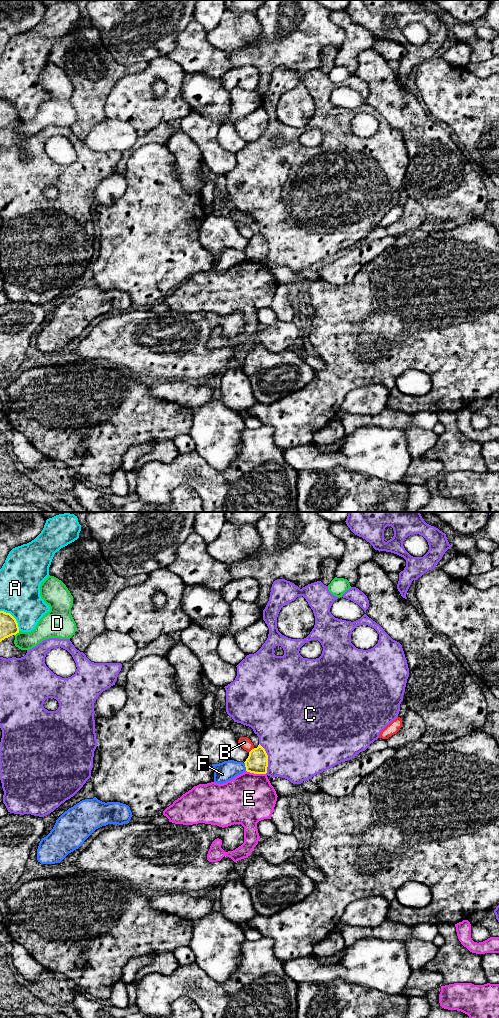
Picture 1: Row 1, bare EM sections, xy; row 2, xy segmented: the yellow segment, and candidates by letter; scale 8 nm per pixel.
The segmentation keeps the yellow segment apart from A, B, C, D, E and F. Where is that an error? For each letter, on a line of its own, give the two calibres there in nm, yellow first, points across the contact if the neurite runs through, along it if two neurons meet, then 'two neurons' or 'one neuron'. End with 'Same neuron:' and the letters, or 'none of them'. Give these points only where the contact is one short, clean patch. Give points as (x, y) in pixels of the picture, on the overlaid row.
A: 140/320 nm | two neurons
B: 180/90 nm | two neurons
C: 180/480 nm | two neurons
D: 140/170 nm | two neurons
E: 180/400 nm | two neurons
F: 180/160 nm | along xy (244, 762), (246, 770) | two neurons
Same neuron: none of them

